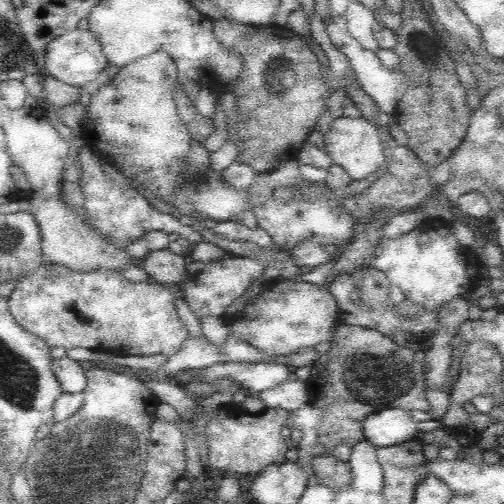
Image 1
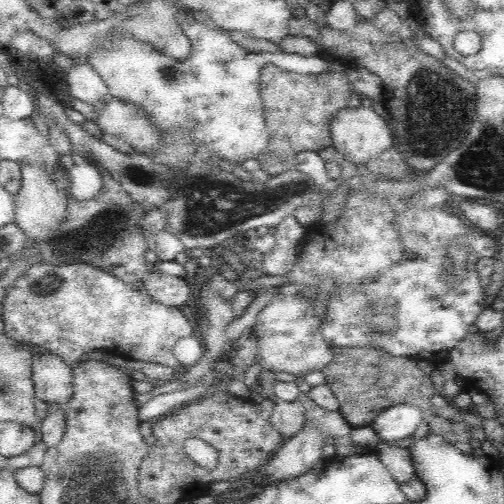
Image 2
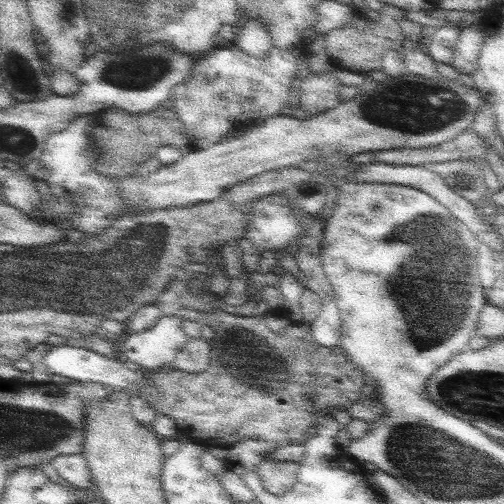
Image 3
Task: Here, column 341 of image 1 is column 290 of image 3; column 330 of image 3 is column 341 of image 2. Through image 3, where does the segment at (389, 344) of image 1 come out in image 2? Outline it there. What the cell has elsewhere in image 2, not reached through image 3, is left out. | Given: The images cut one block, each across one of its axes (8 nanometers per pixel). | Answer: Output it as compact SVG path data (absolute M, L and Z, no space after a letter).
M362 346L362 348L334 348L334 360L322 370L326 384L332 388L334 396L340 402L340 412L346 418L346 422L354 428L360 426L372 426L372 422L386 410L394 408L396 404L412 404L422 410L424 422L432 428L432 434L442 434L448 438L448 442L470 442L470 428L462 422L446 420L442 416L436 416L432 406L432 398L436 394L434 384L430 376L416 364L416 358L406 358L406 356L392 356L382 348L372 348L372 346Z

